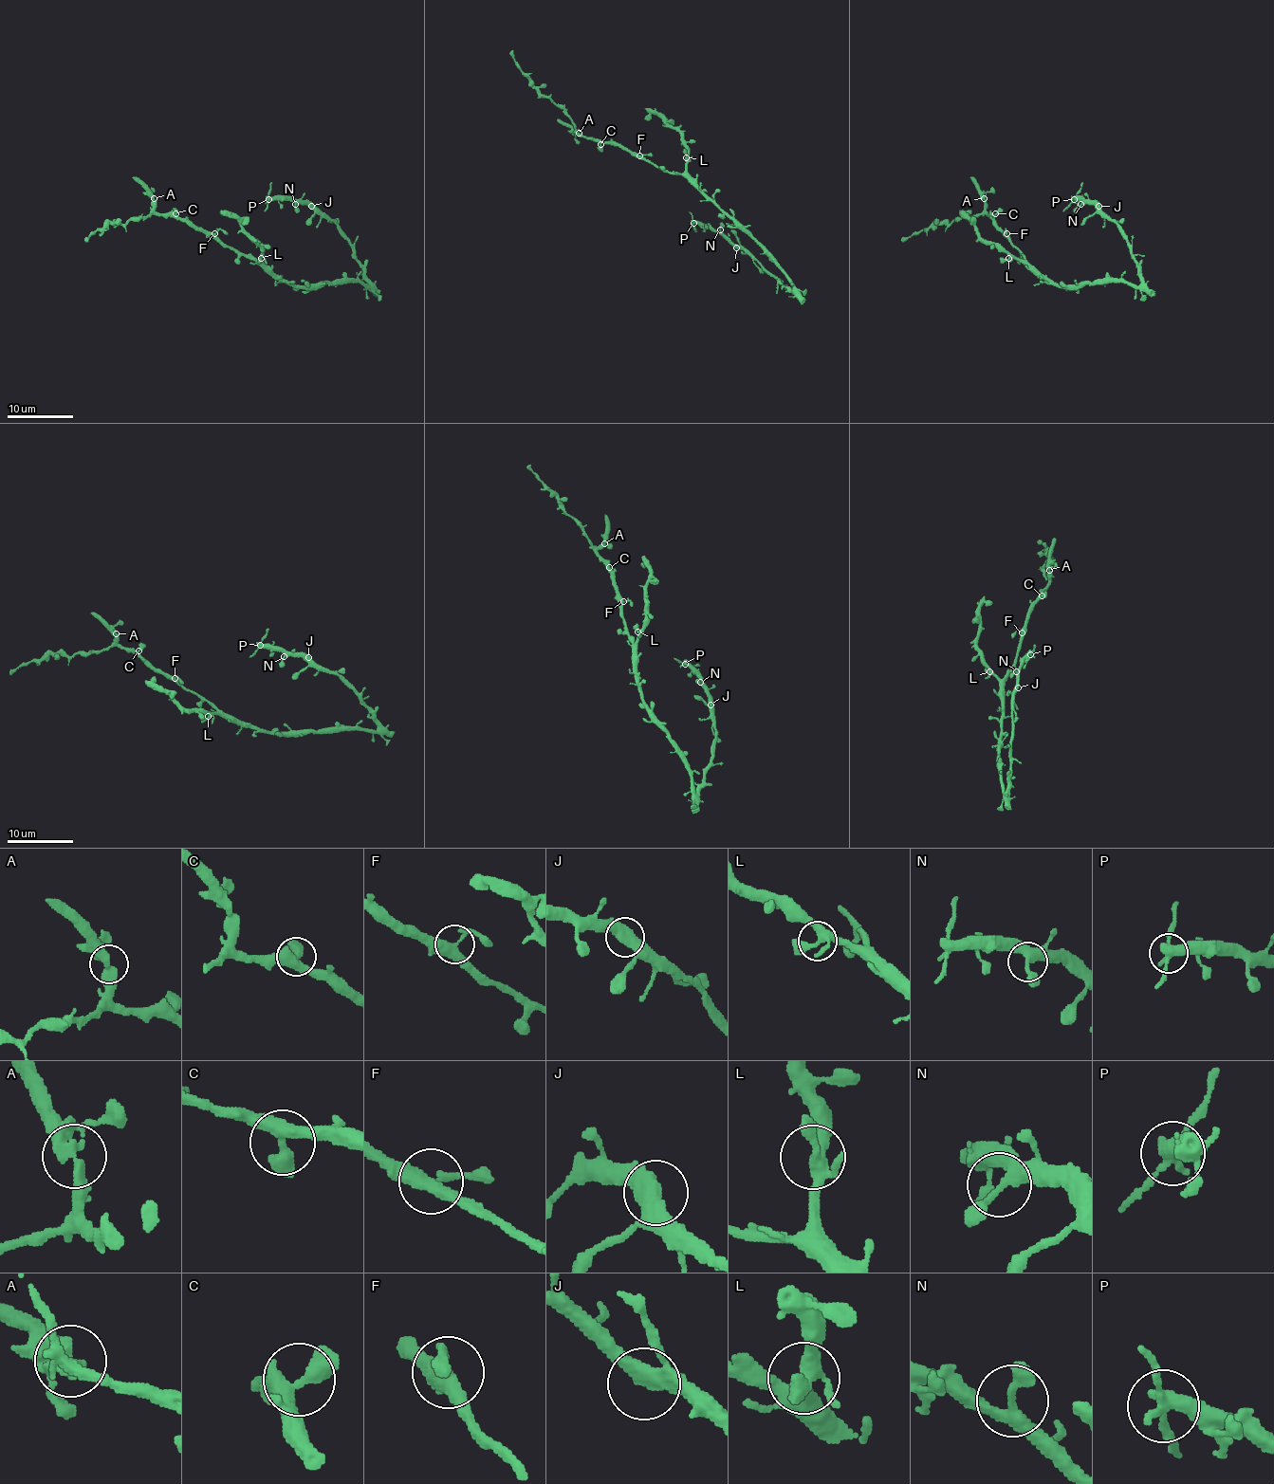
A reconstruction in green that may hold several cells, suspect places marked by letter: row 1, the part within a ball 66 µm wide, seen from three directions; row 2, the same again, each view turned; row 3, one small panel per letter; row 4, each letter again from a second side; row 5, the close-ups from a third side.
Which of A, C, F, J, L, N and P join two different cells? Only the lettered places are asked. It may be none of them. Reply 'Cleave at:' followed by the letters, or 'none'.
Cleave at: A, P

